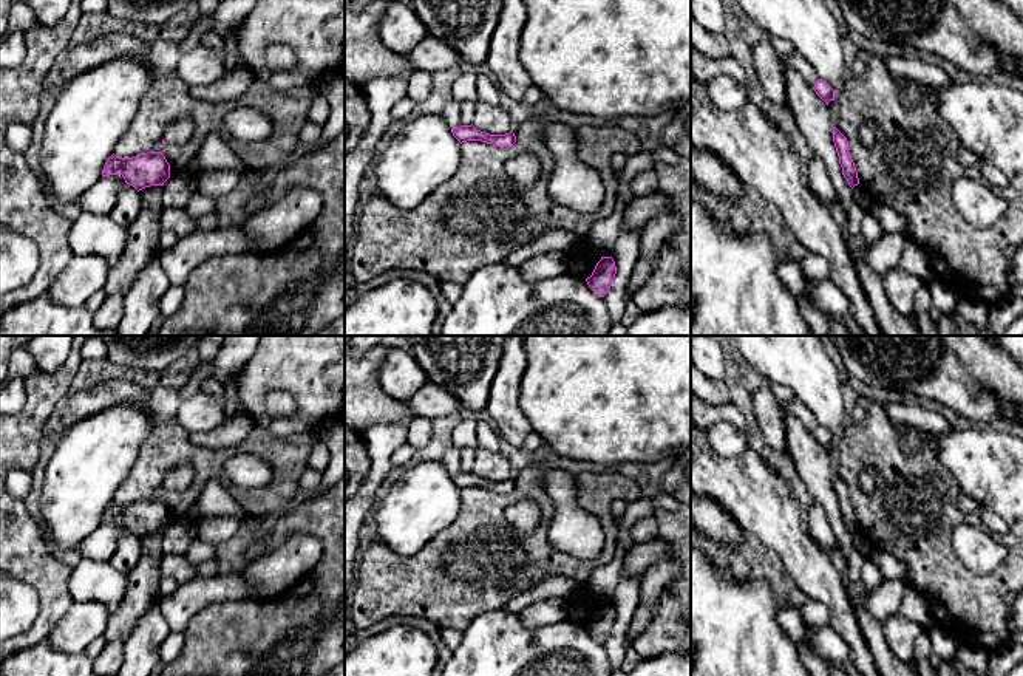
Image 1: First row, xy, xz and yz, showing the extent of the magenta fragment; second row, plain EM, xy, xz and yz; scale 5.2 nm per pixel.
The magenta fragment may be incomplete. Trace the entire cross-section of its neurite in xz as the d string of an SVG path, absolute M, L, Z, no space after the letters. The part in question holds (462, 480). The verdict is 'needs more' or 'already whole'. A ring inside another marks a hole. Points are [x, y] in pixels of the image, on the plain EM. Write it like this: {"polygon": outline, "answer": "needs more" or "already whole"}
{"polygon": "M473 470L451 475L451 480L461 490L467 487L482 487L496 493L512 493L516 489L513 476L505 481L490 481L478 476Z", "answer": "already whole"}

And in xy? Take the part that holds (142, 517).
{"polygon": "M161 498L141 500L133 504L119 504L113 500L102 517L102 523L110 521L122 521L125 529L139 538L150 532L164 532L170 524L170 510Z", "answer": "already whole"}

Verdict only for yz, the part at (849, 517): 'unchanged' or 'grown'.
unchanged

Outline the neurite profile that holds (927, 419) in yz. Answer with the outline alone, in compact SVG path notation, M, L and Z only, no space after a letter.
M898 401L881 404L885 413L896 422L913 425L932 433L953 432L953 427L946 421L946 418L933 410L910 407L906 404L899 404Z

